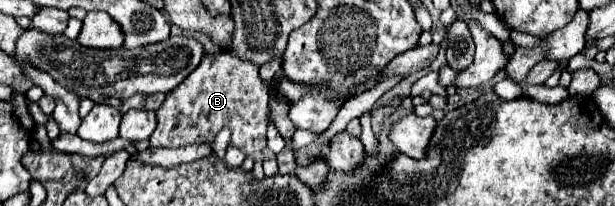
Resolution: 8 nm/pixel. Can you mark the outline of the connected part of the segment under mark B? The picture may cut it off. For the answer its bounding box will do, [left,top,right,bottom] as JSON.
[149,51,269,155]

